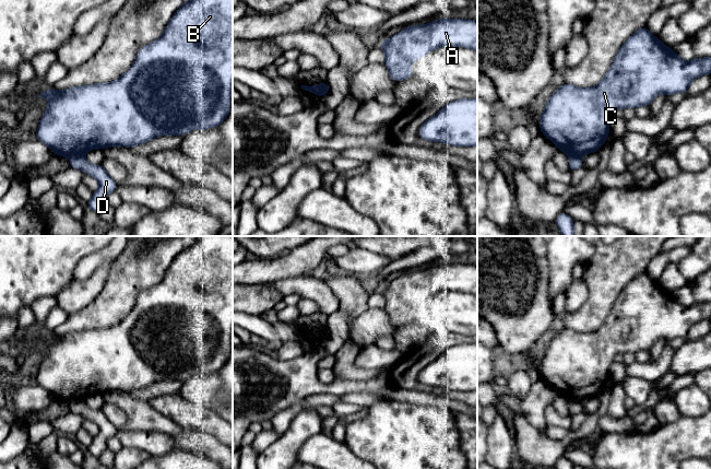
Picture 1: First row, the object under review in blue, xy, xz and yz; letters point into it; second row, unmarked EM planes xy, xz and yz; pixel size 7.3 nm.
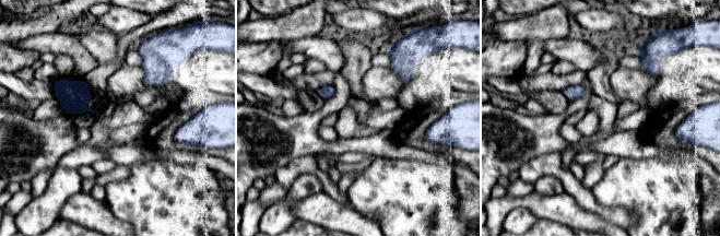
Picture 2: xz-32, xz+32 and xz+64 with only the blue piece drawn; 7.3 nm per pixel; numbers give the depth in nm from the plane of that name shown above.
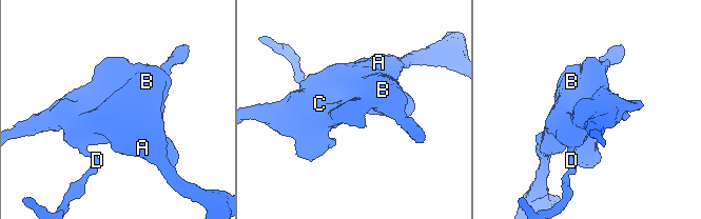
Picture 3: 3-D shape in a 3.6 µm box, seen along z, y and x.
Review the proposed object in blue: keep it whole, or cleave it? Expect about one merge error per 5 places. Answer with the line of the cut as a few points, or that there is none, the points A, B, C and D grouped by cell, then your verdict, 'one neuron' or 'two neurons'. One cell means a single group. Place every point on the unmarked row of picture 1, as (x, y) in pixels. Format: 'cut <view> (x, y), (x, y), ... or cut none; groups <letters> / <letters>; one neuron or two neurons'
cut xz (316, 331), (319, 337), (326, 338); groups A B C / D; two neurons

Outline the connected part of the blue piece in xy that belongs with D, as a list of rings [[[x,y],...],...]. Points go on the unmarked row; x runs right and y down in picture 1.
[[[84,399],[70,401],[70,410],[72,413],[81,414],[98,425],[98,434],[93,437],[93,442],[85,452],[99,458],[103,452],[107,449],[107,441],[116,436],[118,429],[109,422],[102,410],[90,409]]]

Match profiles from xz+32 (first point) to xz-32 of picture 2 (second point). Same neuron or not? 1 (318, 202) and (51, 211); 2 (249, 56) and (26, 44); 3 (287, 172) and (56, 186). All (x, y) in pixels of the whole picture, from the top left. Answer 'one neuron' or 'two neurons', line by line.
1: two neurons
2: two neurons
3: two neurons

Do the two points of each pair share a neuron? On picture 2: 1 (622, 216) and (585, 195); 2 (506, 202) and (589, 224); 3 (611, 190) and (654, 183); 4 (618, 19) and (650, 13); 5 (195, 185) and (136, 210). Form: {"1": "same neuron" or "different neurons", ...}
{"1": "same neuron", "2": "same neuron", "3": "same neuron", "4": "different neurons", "5": "same neuron"}

